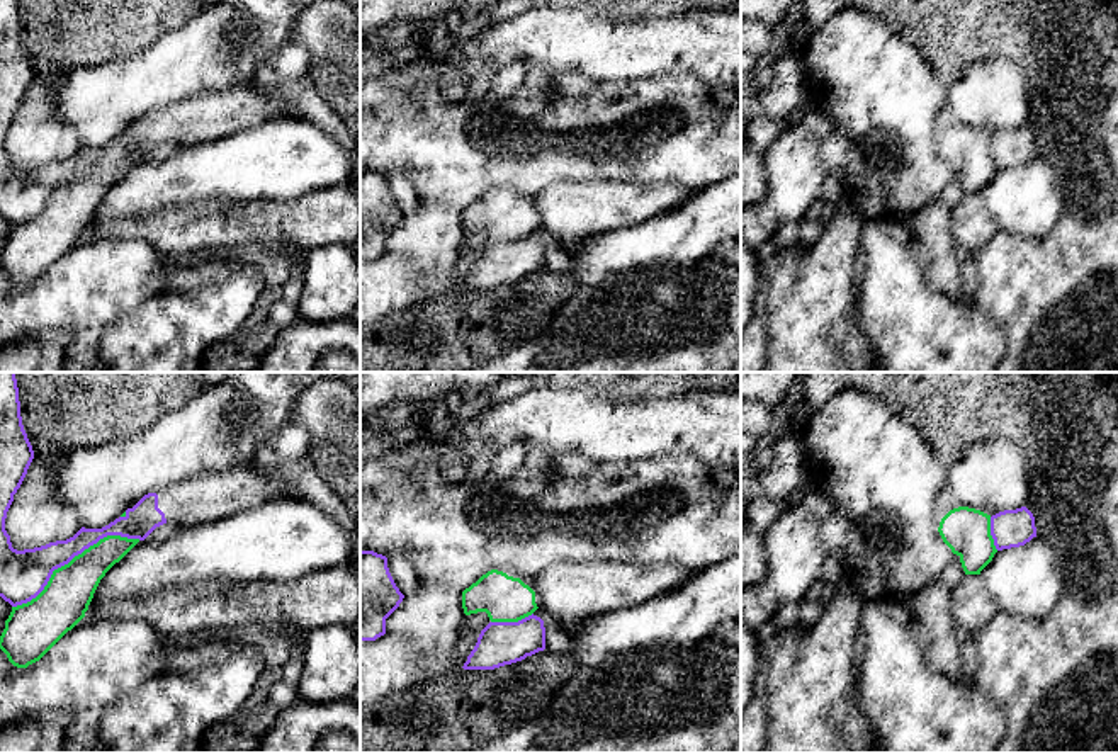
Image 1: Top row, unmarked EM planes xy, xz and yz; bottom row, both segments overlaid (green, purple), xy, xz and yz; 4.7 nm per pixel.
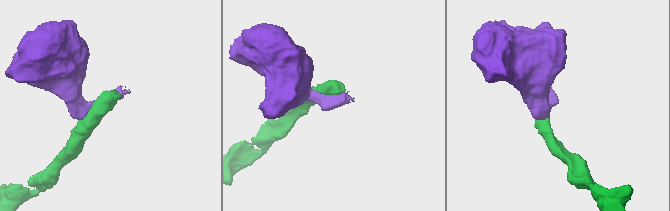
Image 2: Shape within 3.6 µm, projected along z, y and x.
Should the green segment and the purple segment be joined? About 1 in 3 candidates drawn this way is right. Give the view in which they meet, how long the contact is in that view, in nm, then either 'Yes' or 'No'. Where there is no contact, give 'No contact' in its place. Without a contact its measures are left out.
Touches green in xy. Shared border 700 nm. No

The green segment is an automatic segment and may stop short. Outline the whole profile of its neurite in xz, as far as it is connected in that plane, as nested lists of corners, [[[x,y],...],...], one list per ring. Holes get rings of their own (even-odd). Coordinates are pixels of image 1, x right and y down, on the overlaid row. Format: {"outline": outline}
{"outline": [[[496,568],[462,592],[466,615],[486,612],[491,622],[518,622],[542,609],[534,578]]]}

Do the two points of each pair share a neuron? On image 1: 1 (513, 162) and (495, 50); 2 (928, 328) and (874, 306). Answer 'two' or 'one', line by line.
1: two
2: one

